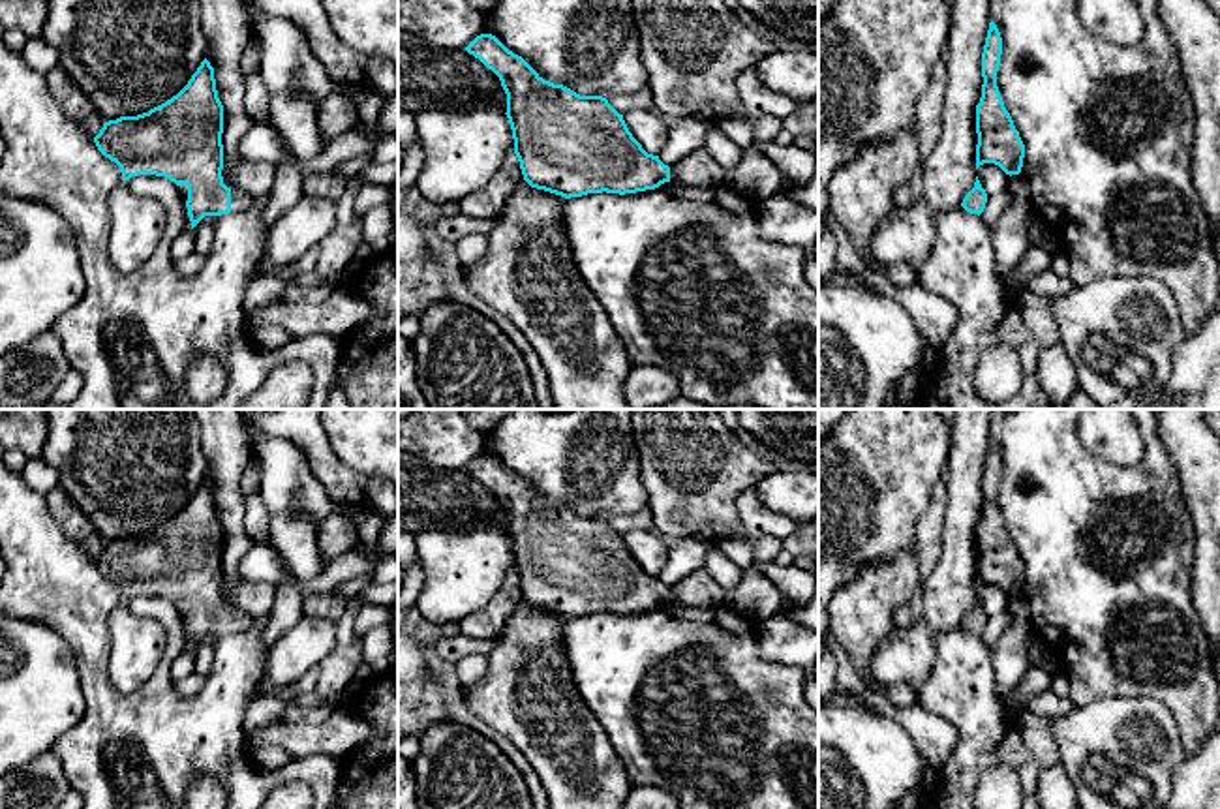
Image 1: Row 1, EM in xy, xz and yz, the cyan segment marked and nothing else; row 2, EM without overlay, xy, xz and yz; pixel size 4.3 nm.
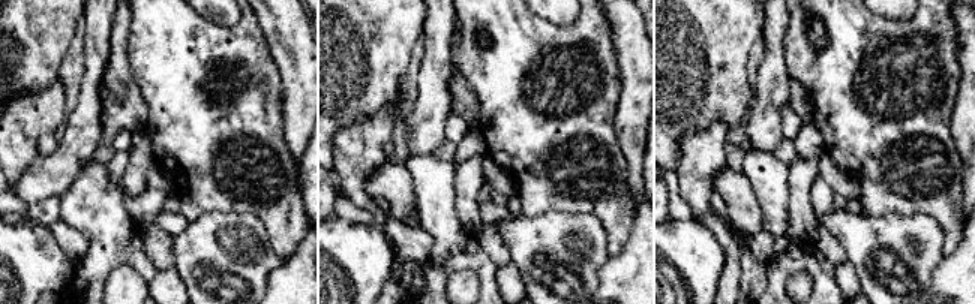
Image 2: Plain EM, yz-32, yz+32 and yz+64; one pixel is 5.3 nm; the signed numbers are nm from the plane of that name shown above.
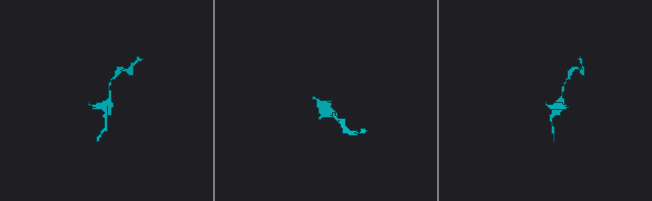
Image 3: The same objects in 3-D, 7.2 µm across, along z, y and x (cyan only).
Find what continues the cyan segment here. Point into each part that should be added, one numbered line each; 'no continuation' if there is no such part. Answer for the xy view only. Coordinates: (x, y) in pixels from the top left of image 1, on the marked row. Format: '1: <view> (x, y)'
1: xy (239, 199)

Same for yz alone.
no continuation

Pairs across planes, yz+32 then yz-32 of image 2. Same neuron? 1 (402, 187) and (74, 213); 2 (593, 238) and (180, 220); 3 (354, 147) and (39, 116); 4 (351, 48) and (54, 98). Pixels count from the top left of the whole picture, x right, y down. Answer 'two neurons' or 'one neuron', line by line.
1: two neurons
2: two neurons
3: one neuron
4: two neurons

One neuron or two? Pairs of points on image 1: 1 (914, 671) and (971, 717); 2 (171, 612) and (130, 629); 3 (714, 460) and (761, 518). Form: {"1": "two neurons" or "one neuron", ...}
{"1": "two neurons", "2": "two neurons", "3": "two neurons"}

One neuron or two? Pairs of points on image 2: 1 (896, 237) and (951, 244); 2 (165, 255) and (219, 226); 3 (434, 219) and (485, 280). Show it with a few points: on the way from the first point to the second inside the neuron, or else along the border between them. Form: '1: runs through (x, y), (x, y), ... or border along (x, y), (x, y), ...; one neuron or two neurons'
1: border along (924, 213), (936, 222), (942, 232), (944, 255); two neurons
2: border along (171, 235), (174, 265); two neurons
3: runs through (447, 235), (452, 247), (476, 264); one neuron

